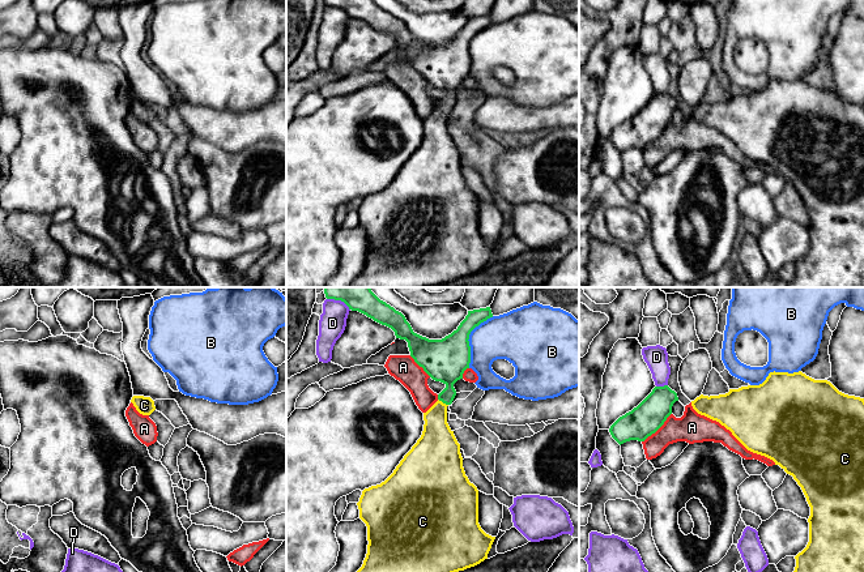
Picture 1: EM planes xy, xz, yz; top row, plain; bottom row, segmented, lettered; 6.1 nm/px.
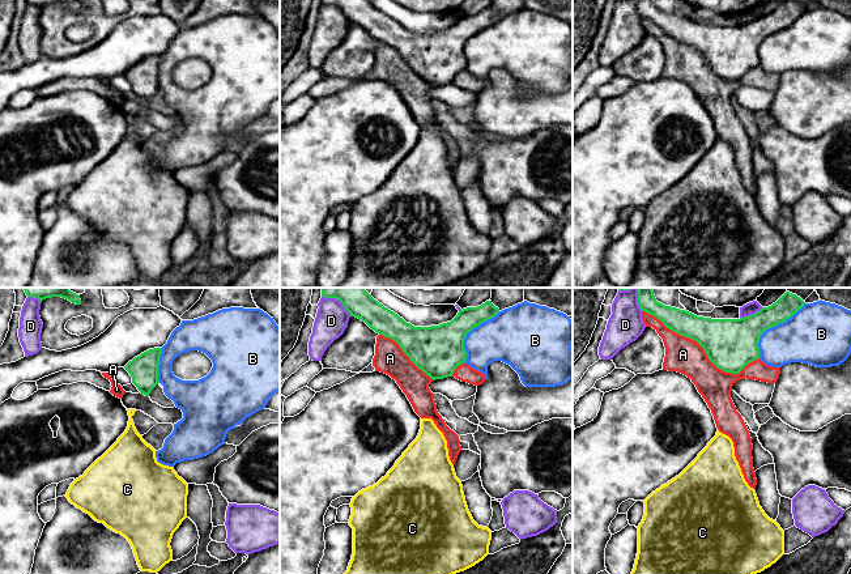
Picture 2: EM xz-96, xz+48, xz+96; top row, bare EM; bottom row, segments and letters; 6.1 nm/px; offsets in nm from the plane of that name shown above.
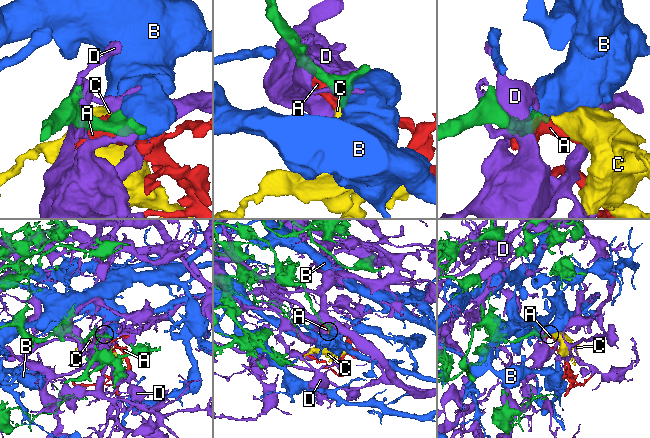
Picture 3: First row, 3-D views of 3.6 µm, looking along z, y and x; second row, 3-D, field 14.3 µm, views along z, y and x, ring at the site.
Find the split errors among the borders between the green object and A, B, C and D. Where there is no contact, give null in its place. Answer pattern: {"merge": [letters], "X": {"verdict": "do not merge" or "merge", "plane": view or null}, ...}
{"merge": ["C"], "A": {"verdict": "do not merge", "plane": "yz"}, "B": {"verdict": "do not merge", "plane": "xz"}, "C": {"verdict": "merge", "plane": "xz"}, "D": {"verdict": "do not merge", "plane": "yz"}}

